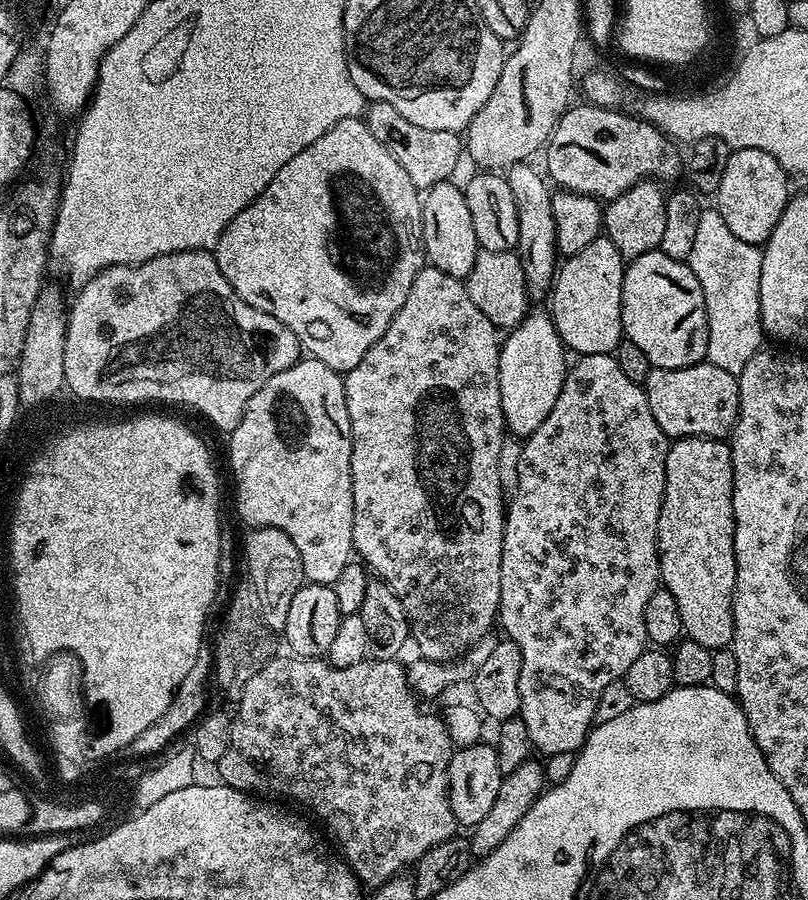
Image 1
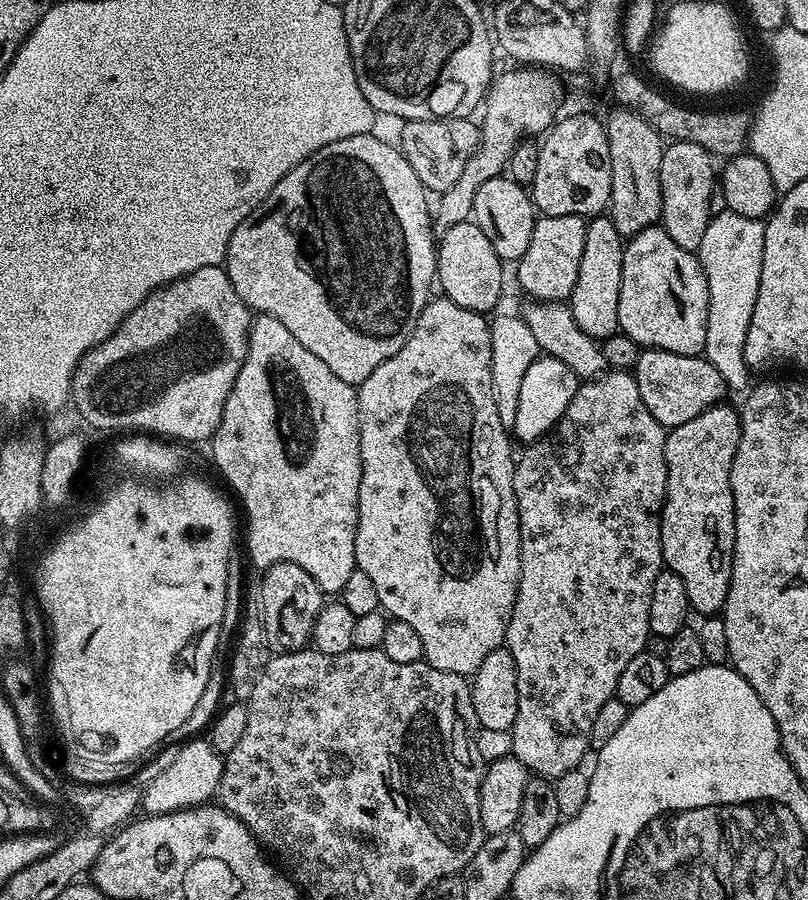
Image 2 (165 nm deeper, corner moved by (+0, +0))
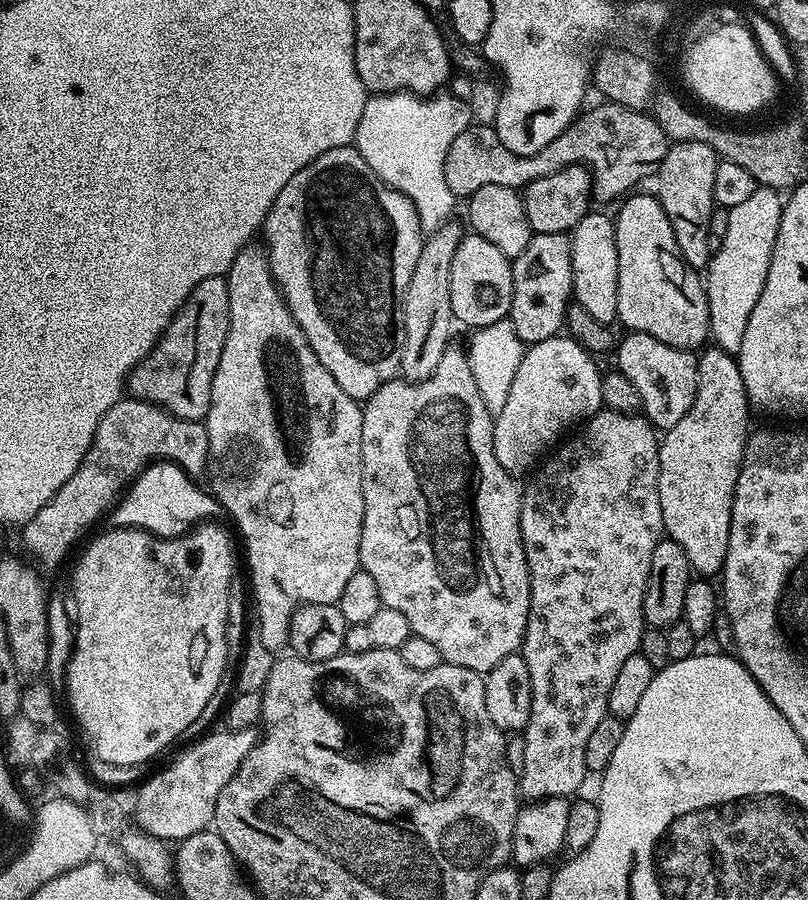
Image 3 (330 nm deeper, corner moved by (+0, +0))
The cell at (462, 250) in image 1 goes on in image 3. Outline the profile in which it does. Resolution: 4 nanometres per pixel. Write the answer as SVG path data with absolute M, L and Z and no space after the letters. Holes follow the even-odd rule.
M468 234L454 250L454 262L450 266L450 306L452 315L468 327L468 330L485 328L505 319L512 311L514 278L512 260L498 246L486 242L486 238Z

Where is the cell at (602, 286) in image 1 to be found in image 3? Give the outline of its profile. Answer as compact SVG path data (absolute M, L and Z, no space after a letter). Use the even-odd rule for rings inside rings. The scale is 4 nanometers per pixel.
M590 210L570 233L572 242L572 294L575 303L582 306L598 322L612 326L618 314L618 246L616 226L611 215L603 216Z

